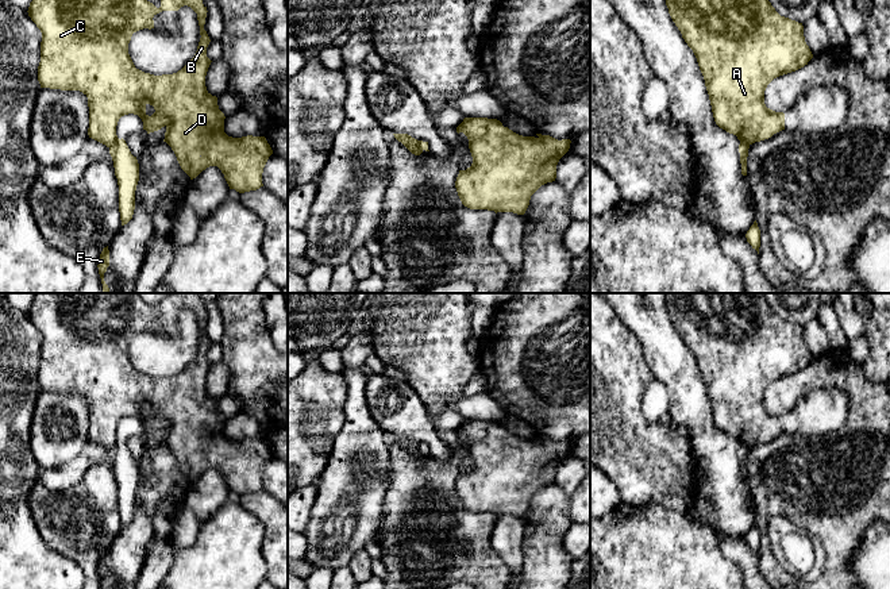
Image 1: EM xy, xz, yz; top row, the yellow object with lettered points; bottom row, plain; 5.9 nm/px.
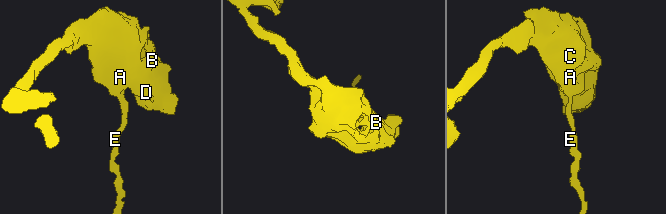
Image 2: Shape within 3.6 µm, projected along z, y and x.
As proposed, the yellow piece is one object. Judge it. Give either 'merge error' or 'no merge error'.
merge error

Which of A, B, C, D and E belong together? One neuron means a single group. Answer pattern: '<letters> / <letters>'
A B C D / E

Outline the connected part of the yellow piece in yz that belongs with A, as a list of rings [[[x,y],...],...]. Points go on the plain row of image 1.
[[[664,293],[664,296],[669,316],[697,361],[716,427],[748,447],[785,432],[785,416],[766,409],[764,393],[774,381],[804,370],[813,361],[805,344],[802,326],[781,319],[768,304],[767,293]]]

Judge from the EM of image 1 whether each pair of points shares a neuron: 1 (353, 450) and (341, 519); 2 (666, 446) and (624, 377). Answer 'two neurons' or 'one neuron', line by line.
1: one neuron
2: one neuron

